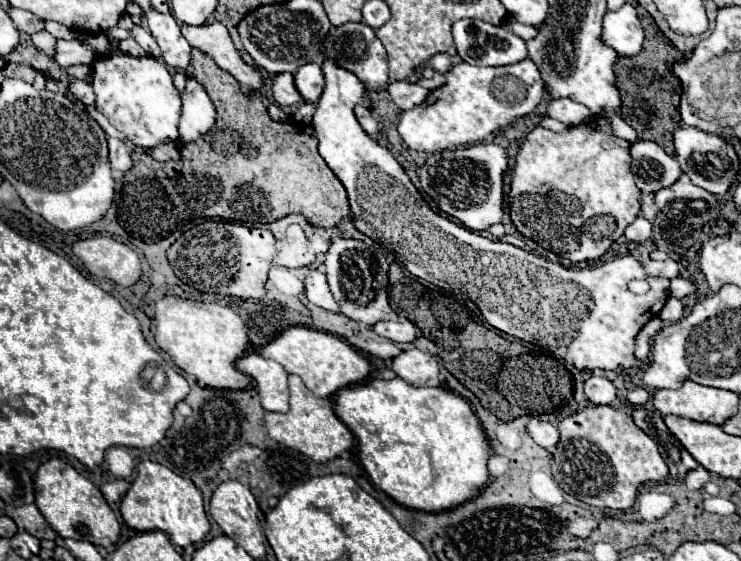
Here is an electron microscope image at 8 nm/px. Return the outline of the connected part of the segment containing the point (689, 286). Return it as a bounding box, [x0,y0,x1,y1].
[670,277,696,299]

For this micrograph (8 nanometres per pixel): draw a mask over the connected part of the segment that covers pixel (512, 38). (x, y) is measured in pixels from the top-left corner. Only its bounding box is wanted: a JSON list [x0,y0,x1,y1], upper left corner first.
[452,19,526,67]

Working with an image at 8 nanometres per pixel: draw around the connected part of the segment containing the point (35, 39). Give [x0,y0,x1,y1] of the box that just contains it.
[30,31,56,57]

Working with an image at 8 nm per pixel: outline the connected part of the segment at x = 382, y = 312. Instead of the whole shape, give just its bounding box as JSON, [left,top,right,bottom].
[326,239,398,325]

